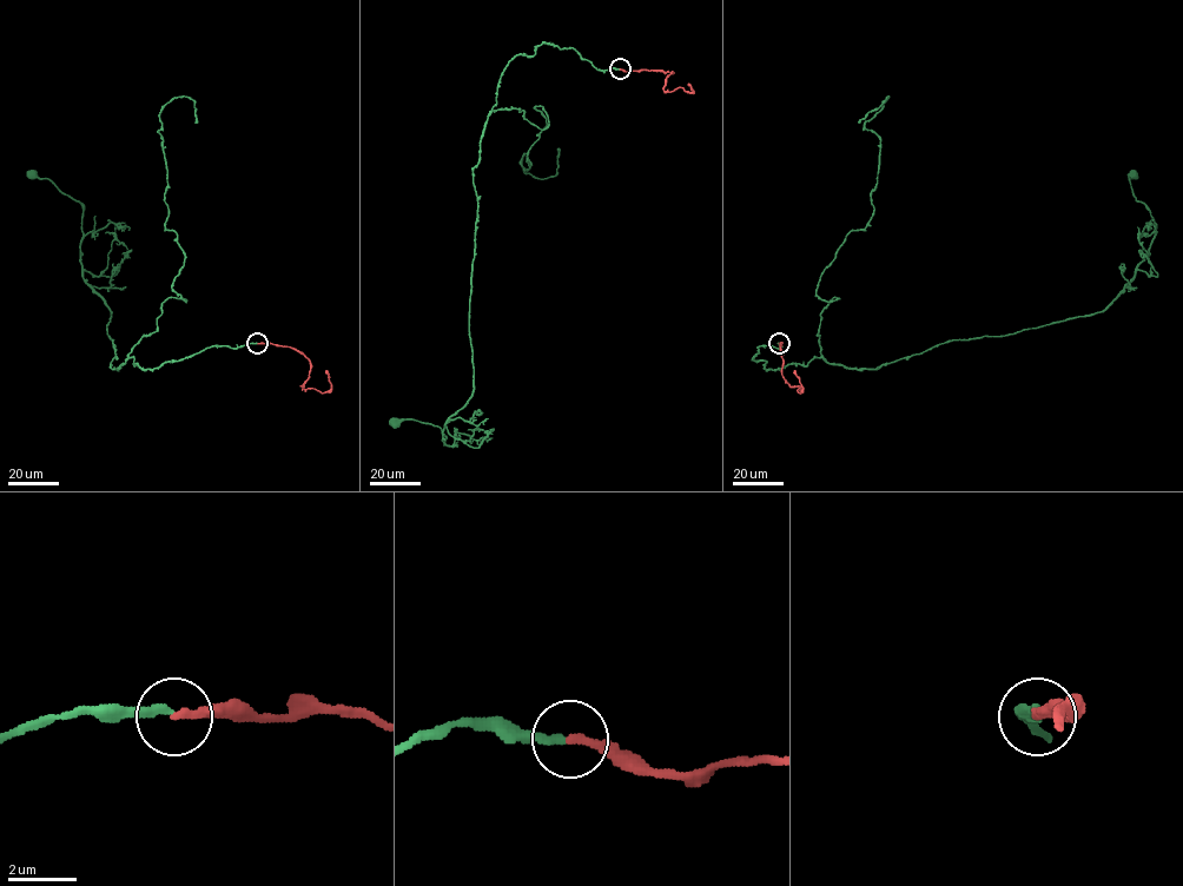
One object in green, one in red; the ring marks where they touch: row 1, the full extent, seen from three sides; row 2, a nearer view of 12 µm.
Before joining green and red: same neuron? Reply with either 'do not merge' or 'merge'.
do not merge

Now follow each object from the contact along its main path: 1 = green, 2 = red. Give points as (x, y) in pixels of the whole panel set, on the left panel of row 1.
1: (257, 343), (212, 345), (153, 369), (130, 357), (112, 369), (110, 309), (83, 275), (83, 206), (31, 174)
2: (257, 343), (301, 351), (310, 362), (308, 379), (302, 387), (304, 389), (323, 392), (330, 389), (325, 370)

